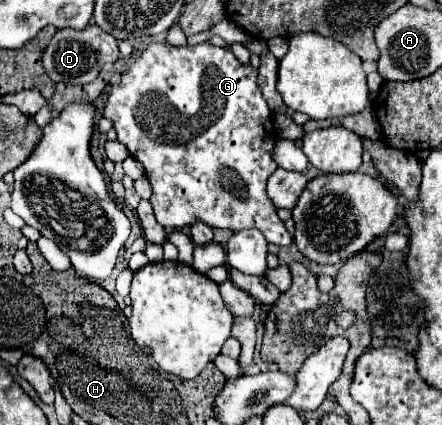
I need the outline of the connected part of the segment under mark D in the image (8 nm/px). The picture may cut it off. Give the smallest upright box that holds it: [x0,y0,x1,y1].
[42,23,120,85]

